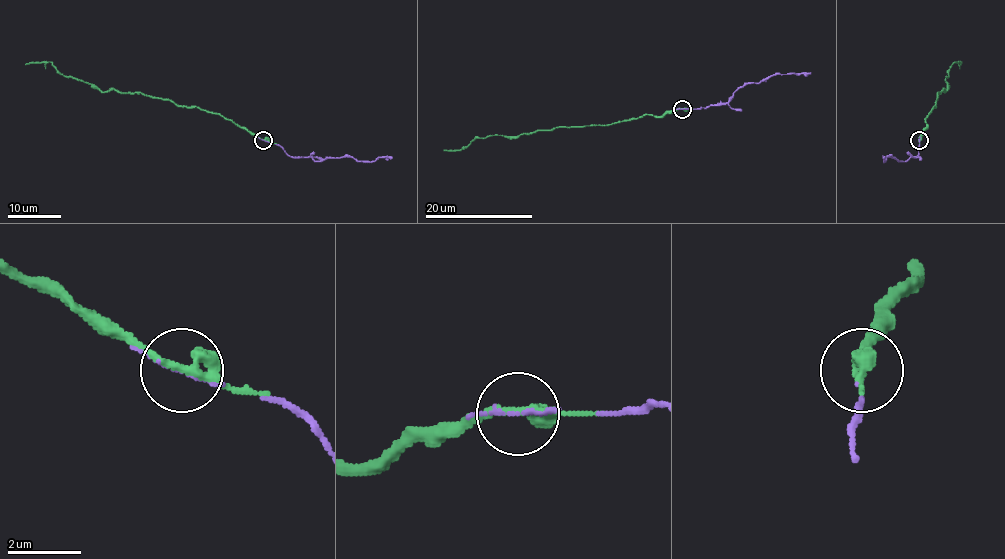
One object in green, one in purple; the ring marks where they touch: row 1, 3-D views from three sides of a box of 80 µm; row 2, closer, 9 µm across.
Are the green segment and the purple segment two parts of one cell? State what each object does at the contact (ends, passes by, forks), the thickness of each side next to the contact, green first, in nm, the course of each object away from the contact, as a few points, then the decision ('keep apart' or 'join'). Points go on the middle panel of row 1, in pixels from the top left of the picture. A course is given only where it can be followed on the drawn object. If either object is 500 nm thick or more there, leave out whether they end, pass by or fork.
green passes by; purple ends; calibres 340 and 110 nm; course green (682, 108), (661, 117), (647, 114), (614, 123), (489, 135), (473, 139), (459, 150), (444, 150); course purple (682, 108), (725, 104), (738, 88), (748, 83), (760, 83), (777, 74), (811, 74); join

